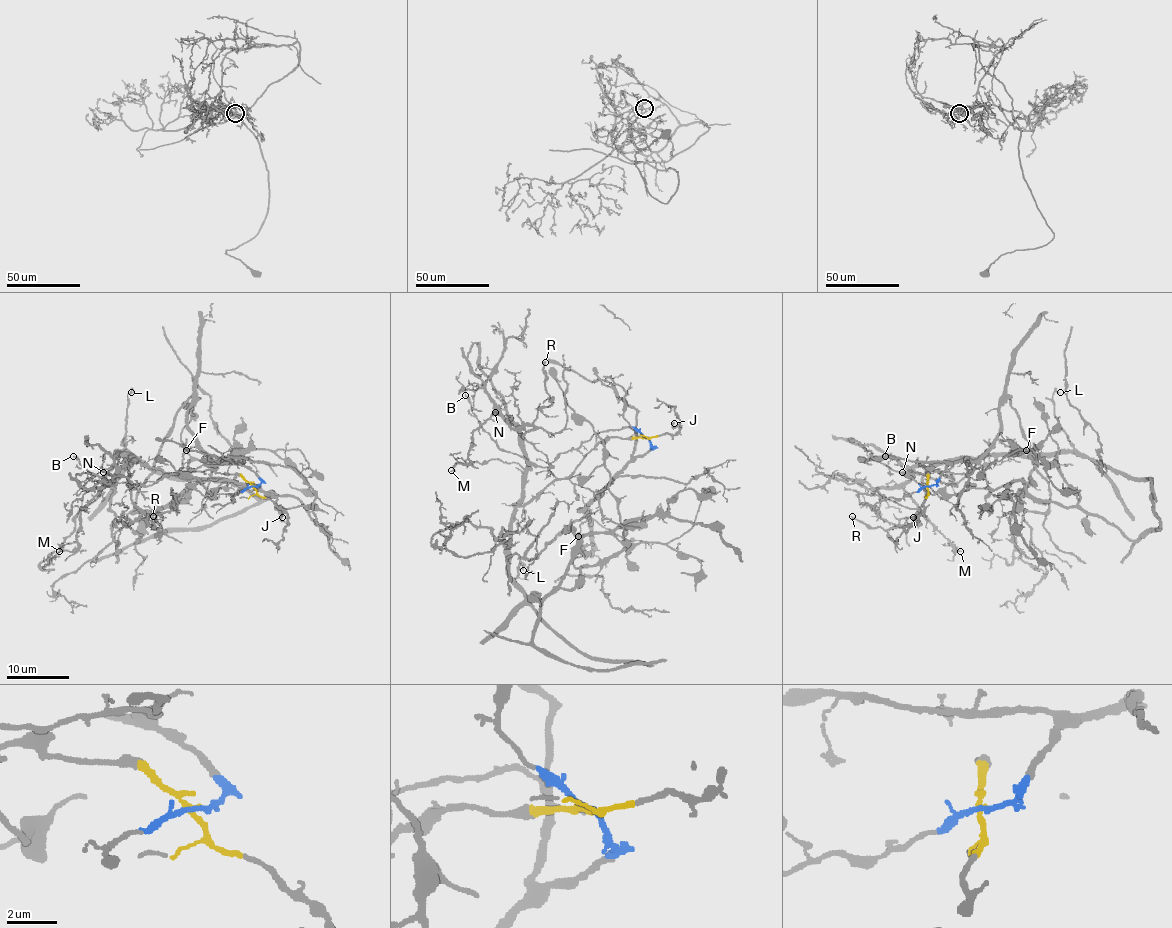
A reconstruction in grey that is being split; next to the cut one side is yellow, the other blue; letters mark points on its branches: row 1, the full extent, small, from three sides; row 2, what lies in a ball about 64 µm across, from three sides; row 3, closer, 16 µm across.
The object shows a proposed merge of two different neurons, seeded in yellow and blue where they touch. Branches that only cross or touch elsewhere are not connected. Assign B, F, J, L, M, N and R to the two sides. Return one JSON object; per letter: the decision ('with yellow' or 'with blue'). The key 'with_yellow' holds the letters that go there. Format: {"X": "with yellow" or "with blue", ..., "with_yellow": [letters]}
{"B": "with yellow", "F": "with blue", "J": "with yellow", "L": "with yellow", "M": "with yellow", "N": "with yellow", "R": "with yellow", "with_yellow": ["B", "J", "L", "M", "N", "R"]}

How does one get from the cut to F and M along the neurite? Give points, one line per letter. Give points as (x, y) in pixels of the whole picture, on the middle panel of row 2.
F: (646, 436), (652, 447), (627, 465), (588, 507), (590, 515), (580, 526), (577, 536)
M: (646, 436), (601, 441), (568, 477), (519, 505), (522, 439), (497, 413), (472, 433), (469, 461), (450, 471)

